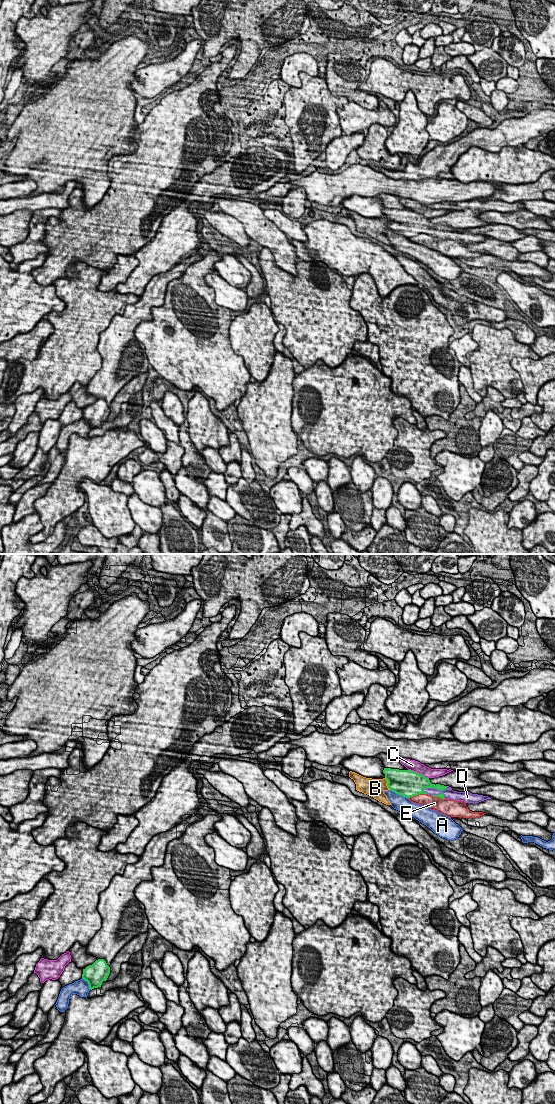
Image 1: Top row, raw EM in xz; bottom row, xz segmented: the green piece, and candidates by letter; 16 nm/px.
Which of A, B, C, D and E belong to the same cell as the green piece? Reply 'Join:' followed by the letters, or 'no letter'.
Join: D

